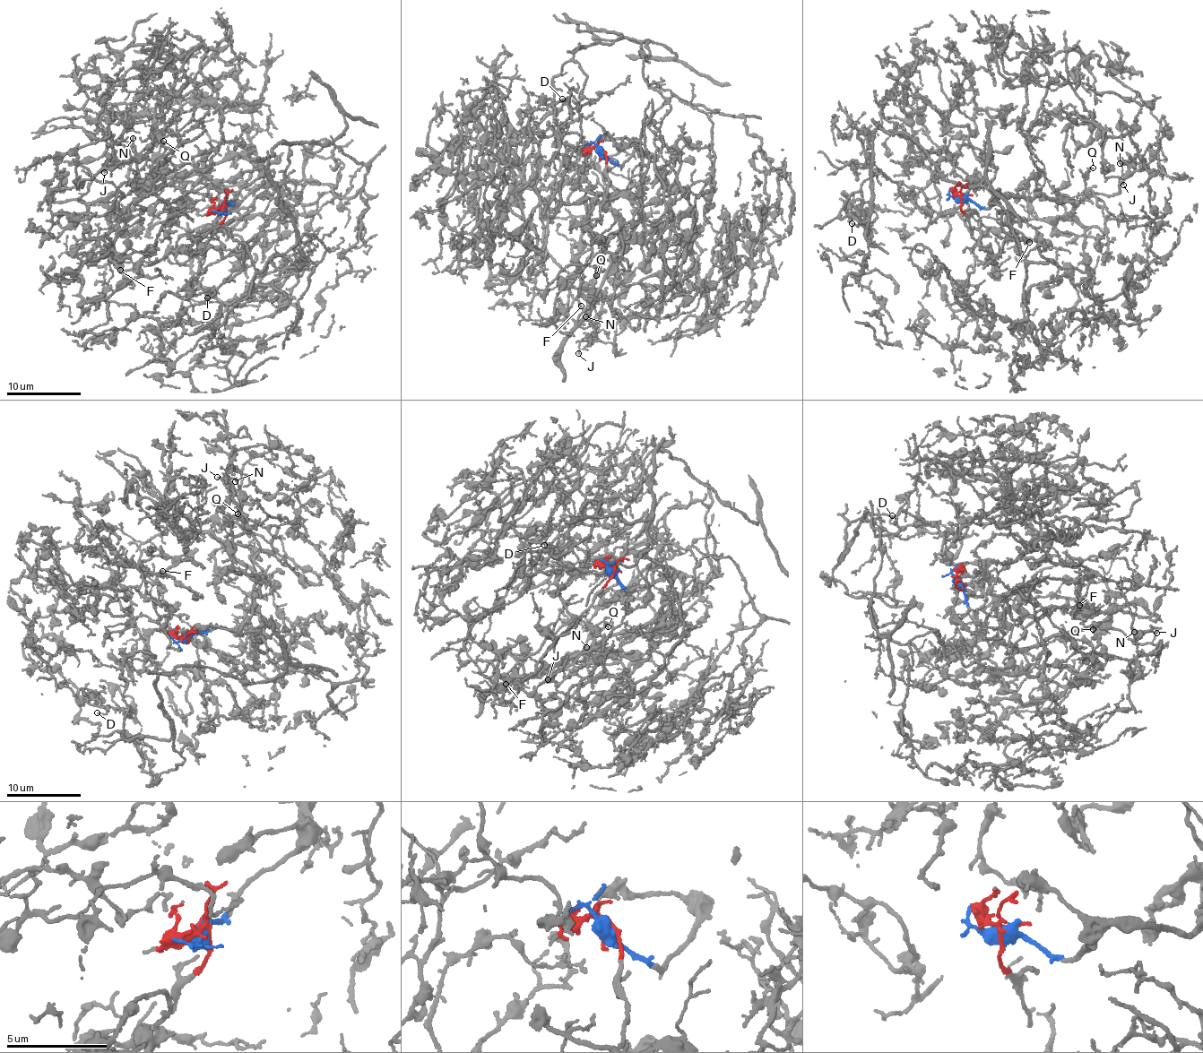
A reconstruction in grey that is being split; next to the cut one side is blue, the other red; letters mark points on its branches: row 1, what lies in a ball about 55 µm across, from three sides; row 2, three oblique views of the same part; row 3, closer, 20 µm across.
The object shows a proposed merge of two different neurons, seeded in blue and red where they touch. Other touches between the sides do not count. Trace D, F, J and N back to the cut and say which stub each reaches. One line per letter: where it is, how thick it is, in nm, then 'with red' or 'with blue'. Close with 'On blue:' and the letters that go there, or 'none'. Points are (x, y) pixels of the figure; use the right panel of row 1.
D: (852, 223) | 130 nm | with red
F: (1029, 242) | 130 nm | with red
J: (1123, 185) | 90 nm | with blue
N: (1120, 163) | 120 nm | with blue
On blue: J, N

